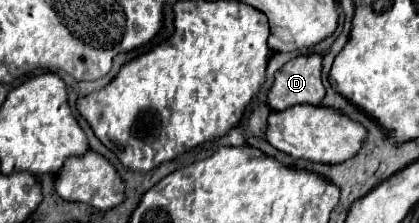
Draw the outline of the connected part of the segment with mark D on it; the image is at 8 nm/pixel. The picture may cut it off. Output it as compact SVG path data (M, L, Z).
M308 54L308 56L296 56L294 60L286 62L274 76L274 84L268 90L268 106L272 110L286 110L296 104L320 104L326 88L322 86L322 56L320 54Z

